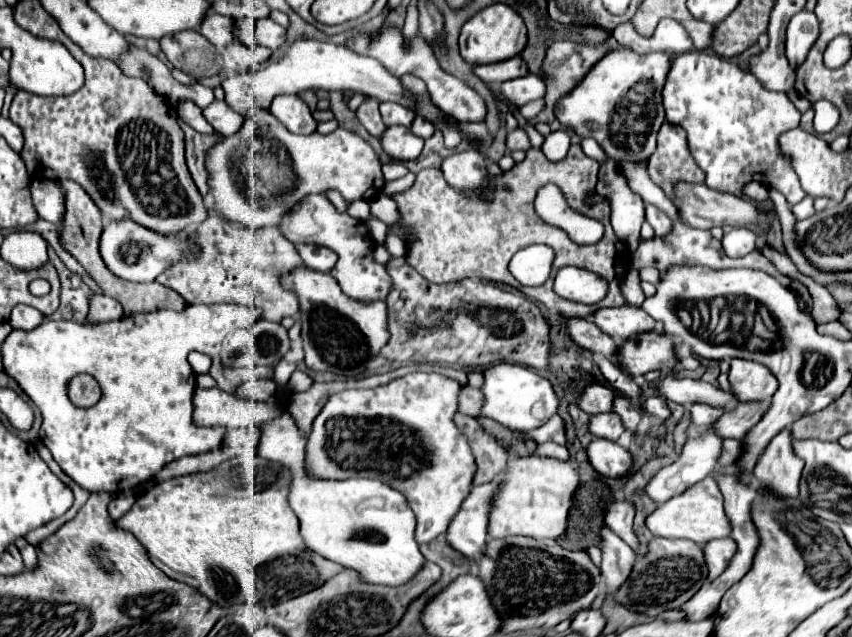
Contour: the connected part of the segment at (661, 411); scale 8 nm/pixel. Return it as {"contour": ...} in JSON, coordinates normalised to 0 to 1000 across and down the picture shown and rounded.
{"contour":[[[762,623],[757,633],[755,633],[755,642],[762,648],[762,651],[769,651],[773,658],[783,658],[788,651],[781,626],[776,623]]]}

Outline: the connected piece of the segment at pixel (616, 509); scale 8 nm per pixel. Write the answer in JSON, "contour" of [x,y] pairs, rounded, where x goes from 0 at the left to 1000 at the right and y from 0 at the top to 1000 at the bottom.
{"contour":[[[741,783],[719,786],[715,790],[710,802],[710,824],[717,827],[734,852],[738,852],[743,862],[748,862],[748,843],[743,837],[743,812],[745,812],[745,790]]]}

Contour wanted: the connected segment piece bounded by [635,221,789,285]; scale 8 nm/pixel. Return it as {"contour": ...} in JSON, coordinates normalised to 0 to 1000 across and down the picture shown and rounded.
{"contour":[[[792,347],[790,350],[790,369],[785,369],[785,375],[764,375],[764,378],[752,378],[750,391],[745,394],[745,422],[755,422],[755,419],[769,419],[776,429],[781,429],[783,422],[792,419],[792,416],[832,416],[839,425],[844,422],[863,422],[863,419],[881,419],[881,422],[896,422],[903,425],[903,432],[907,432],[910,438],[914,438],[919,447],[926,447],[926,438],[914,429],[905,410],[900,410],[891,394],[881,394],[874,403],[867,407],[856,407],[849,394],[846,394],[846,378],[837,375],[832,363],[823,363],[823,359],[813,359],[802,347]]]}

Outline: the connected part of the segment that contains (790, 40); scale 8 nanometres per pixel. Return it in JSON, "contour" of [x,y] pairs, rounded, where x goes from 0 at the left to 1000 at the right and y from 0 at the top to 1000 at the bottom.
{"contour":[[[942,14],[926,33],[921,86],[931,108],[935,108],[945,96],[950,74],[957,68],[959,55],[961,55],[961,36],[952,17]]]}

